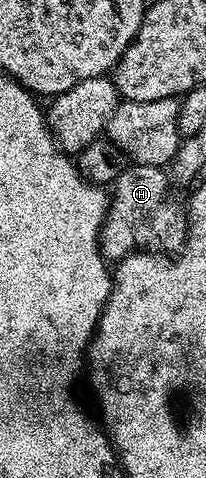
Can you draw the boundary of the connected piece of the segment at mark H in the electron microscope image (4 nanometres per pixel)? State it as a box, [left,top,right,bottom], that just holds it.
[99,164,187,263]

